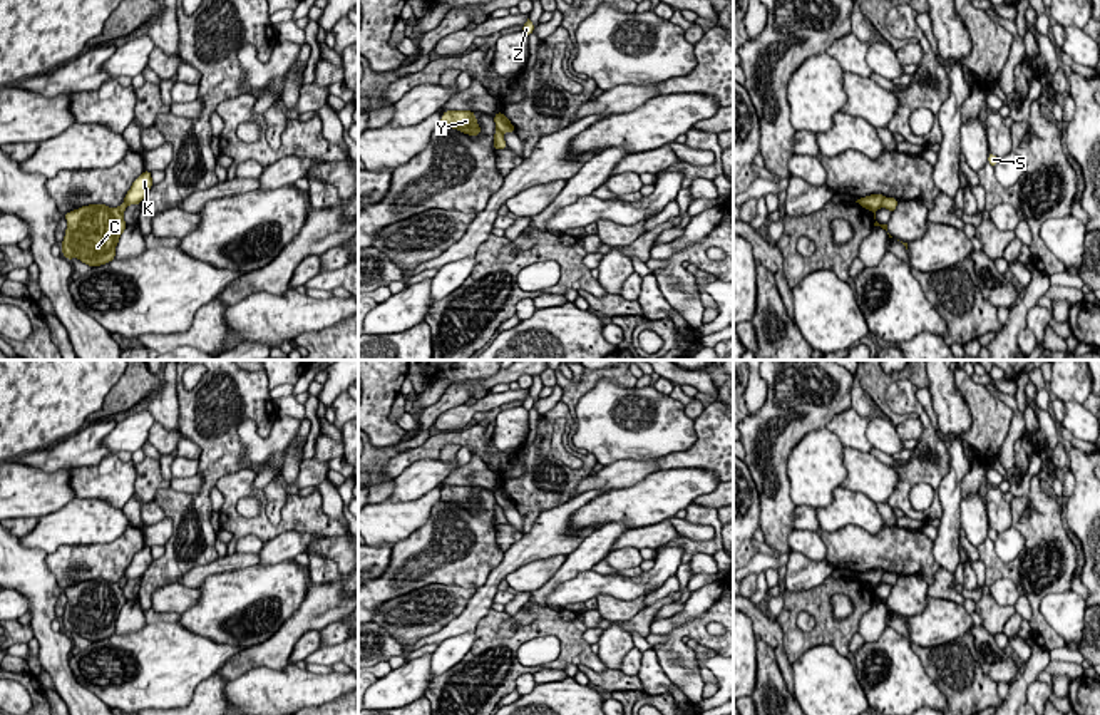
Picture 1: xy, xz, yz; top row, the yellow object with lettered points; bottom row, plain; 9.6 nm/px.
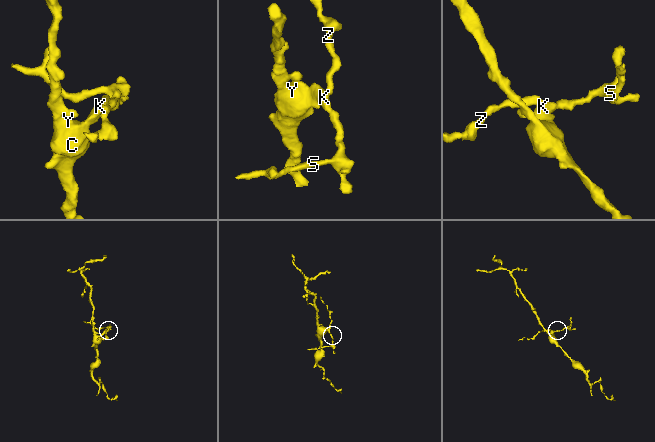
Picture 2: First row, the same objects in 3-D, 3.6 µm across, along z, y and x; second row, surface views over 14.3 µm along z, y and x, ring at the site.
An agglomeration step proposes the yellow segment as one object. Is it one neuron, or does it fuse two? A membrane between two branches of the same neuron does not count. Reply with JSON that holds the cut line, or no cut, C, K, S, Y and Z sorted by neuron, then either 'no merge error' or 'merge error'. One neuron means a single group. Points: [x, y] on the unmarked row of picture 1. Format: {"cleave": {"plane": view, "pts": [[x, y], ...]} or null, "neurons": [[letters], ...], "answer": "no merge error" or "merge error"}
{"cleave": {"plane": "yz", "pts": [[884, 573], [879, 581]]}, "neurons": [["C", "Y"], ["K", "S", "Z"]], "answer": "merge error"}

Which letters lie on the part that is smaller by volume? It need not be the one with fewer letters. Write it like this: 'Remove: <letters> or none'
Remove: K, S, Z

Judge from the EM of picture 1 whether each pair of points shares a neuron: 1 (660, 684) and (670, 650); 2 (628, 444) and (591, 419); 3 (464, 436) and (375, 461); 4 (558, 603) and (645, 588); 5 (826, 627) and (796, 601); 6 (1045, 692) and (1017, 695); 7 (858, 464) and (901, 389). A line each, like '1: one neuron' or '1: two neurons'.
1: two neurons
2: one neuron
3: two neurons
4: one neuron
5: one neuron
6: two neurons
7: two neurons

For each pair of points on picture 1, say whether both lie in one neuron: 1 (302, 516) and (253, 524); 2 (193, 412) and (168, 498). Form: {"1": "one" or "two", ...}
{"1": "one", "2": "one"}

